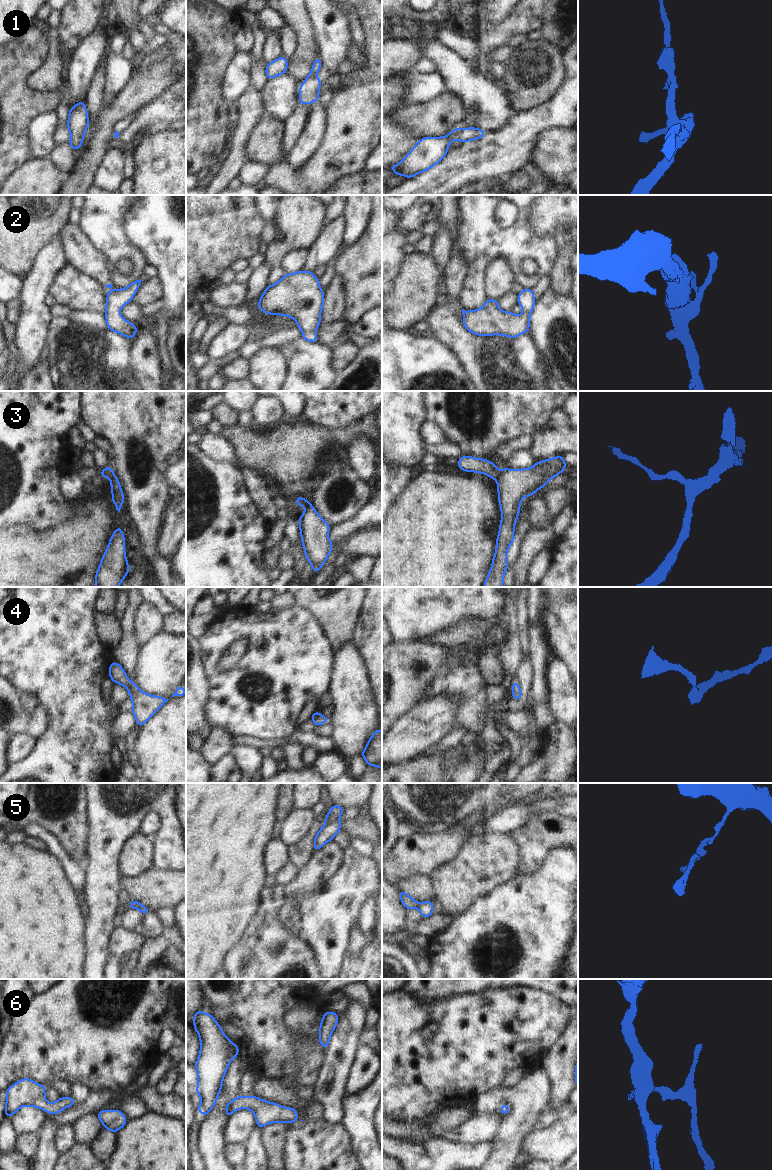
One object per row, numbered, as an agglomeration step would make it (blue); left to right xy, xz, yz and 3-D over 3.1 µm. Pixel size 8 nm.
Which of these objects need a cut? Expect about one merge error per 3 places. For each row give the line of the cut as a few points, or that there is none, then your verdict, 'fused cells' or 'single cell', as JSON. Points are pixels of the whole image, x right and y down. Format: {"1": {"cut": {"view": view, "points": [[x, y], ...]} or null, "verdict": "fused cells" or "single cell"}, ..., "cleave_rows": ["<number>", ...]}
{"1": {"cut": {"view": "yz", "points": [[461, 130], [454, 138]]}, "verdict": "fused cells"}, "2": {"cut": null, "verdict": "single cell"}, "3": {"cut": {"view": "yz", "points": [[500, 471], [497, 479]]}, "verdict": "fused cells"}, "4": {"cut": null, "verdict": "single cell"}, "5": {"cut": {"view": "xz", "points": [[337, 819], [326, 824]]}, "verdict": "fused cells"}, "6": {"cut": null, "verdict": "single cell"}, "cleave_rows": ["1", "3", "5"]}

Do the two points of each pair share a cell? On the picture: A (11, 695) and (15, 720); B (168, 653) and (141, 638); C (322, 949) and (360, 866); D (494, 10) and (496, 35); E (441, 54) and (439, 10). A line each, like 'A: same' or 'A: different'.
A: same
B: different
C: same
D: different
E: different

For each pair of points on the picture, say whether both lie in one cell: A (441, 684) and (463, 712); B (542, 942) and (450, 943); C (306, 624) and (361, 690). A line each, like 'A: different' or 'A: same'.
A: same
B: same
C: different

